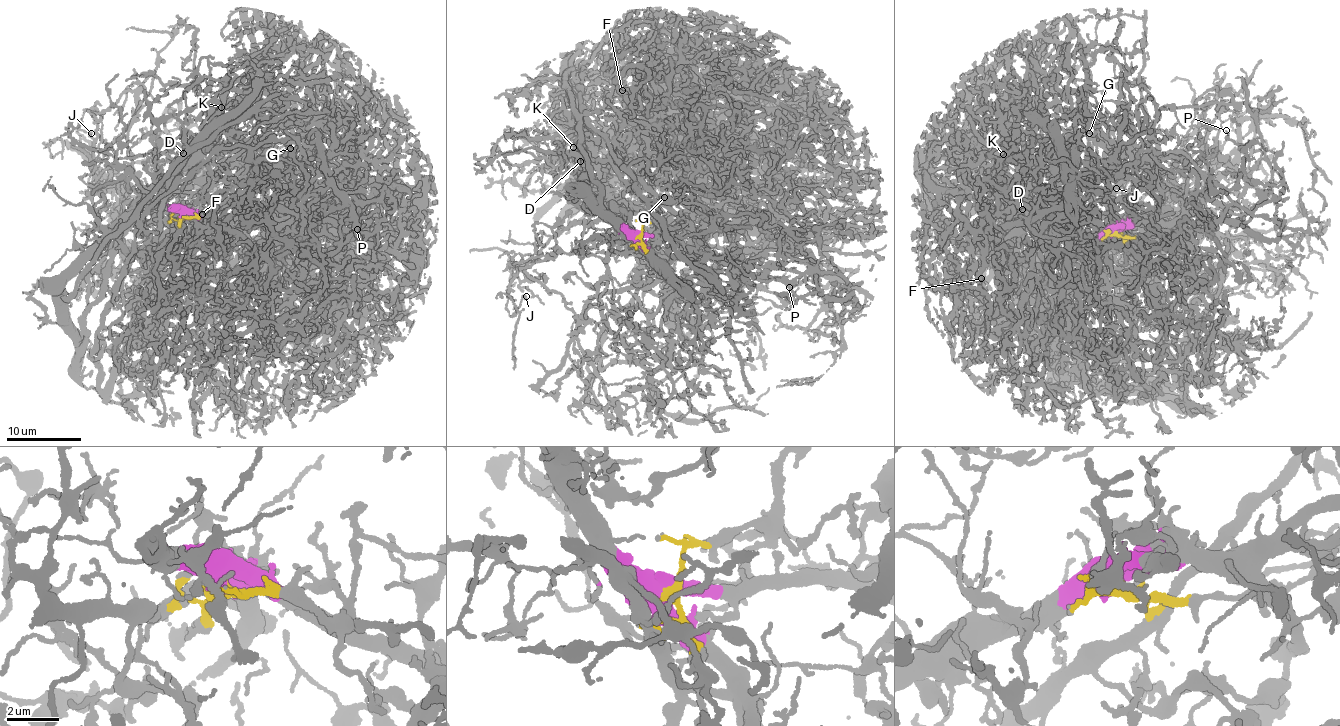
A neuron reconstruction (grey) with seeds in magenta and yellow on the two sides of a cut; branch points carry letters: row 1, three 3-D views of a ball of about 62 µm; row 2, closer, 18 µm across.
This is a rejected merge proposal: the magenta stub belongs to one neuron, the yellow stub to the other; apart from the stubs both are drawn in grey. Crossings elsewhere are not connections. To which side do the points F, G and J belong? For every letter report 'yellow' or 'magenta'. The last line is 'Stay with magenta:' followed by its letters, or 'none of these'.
F: yellow
G: yellow
J: magenta
Stay with magenta: J

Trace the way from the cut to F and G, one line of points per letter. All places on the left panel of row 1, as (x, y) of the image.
F: (183, 216), (219, 228), (286, 217), (271, 230), (242, 220), (208, 243), (192, 220), (185, 240), (203, 213)
G: (183, 216), (214, 224), (222, 202), (233, 206), (252, 241), (303, 175), (302, 148), (290, 149)

